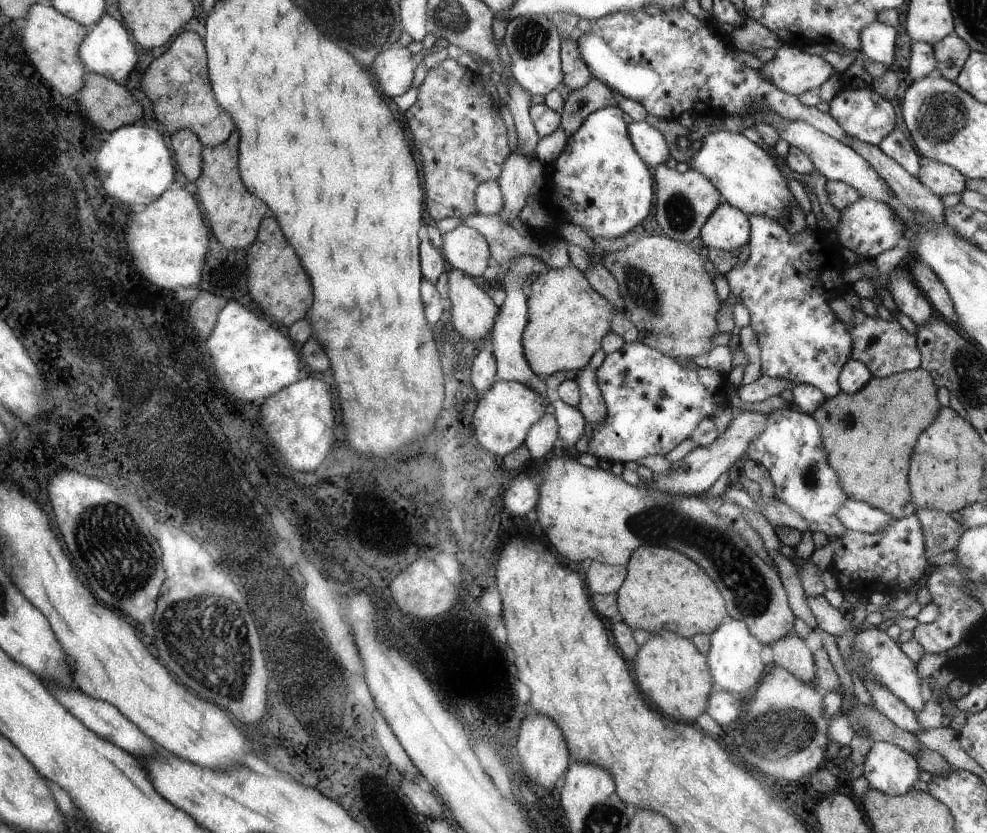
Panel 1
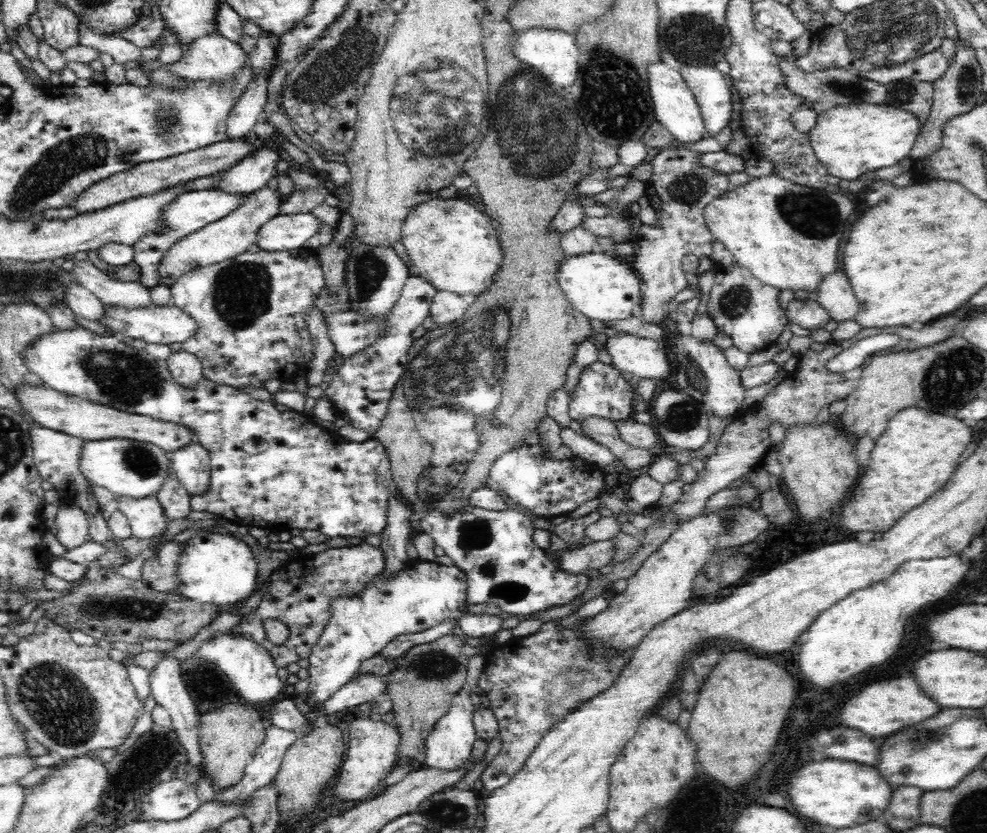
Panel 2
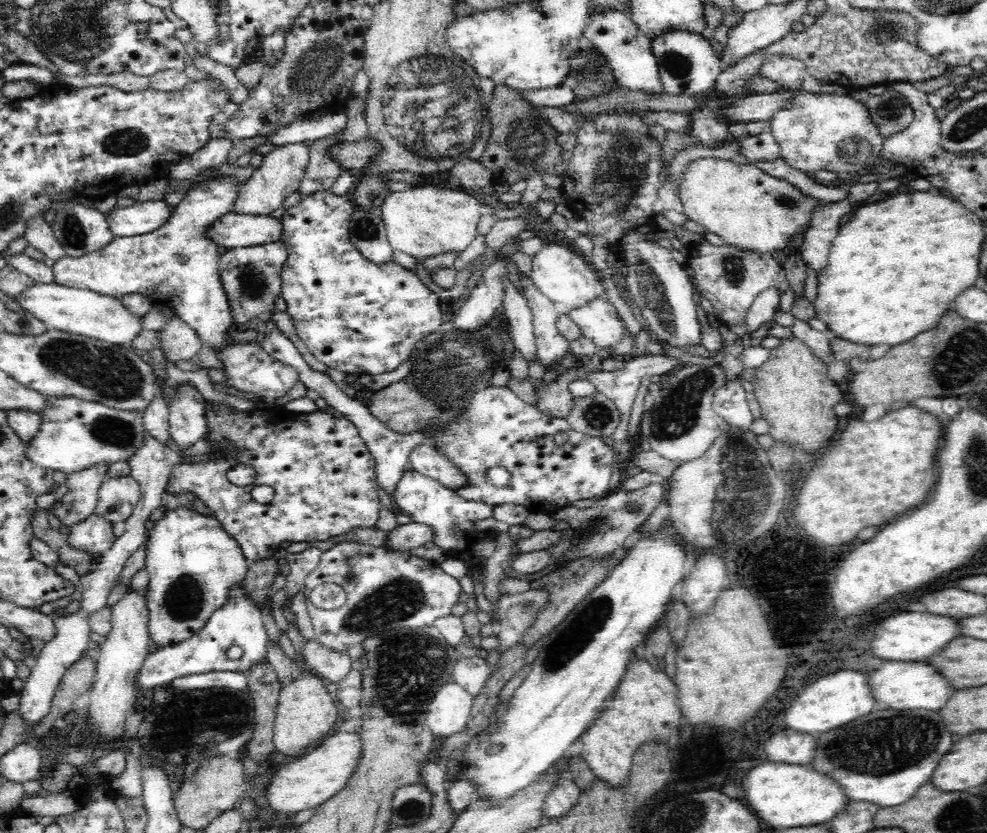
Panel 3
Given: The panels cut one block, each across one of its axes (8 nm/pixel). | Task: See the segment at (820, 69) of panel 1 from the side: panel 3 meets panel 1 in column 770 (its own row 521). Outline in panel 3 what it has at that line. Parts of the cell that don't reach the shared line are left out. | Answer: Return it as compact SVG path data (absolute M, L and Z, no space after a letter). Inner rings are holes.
M98 462L94 466L70 472L65 482L68 493L53 505L52 510L62 525L74 527L95 512L99 485L107 477L107 466L105 462Z

